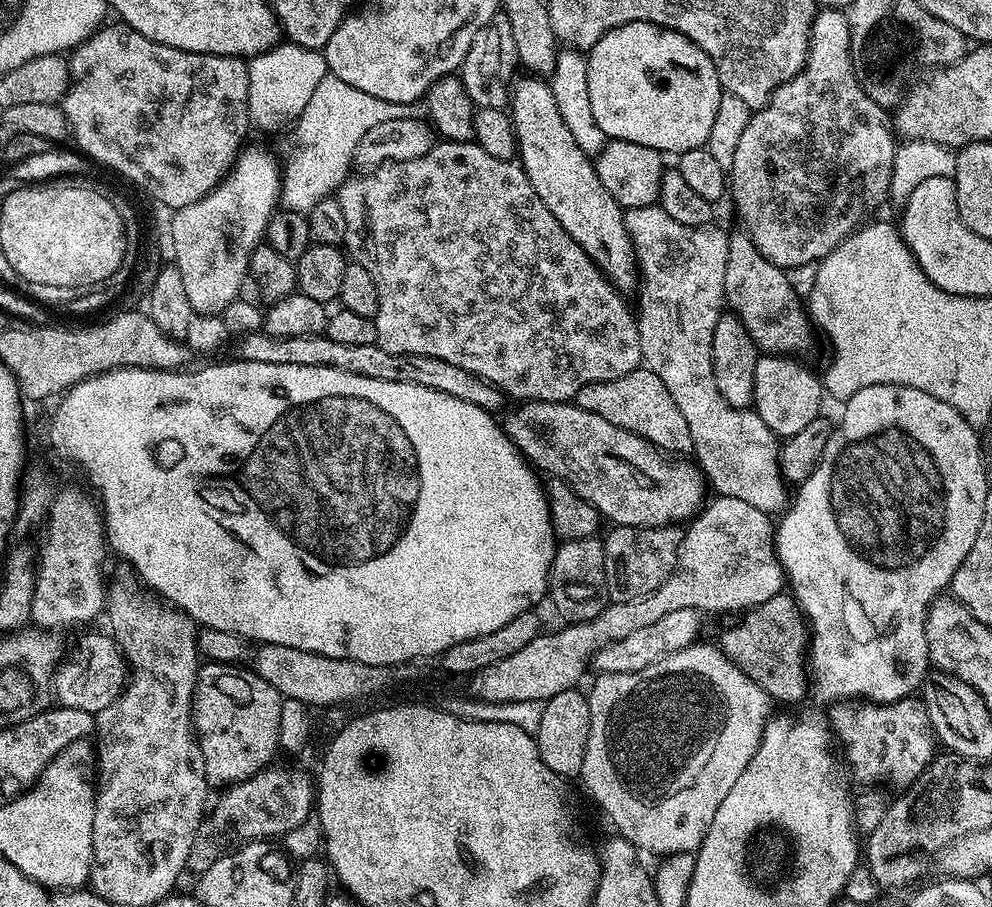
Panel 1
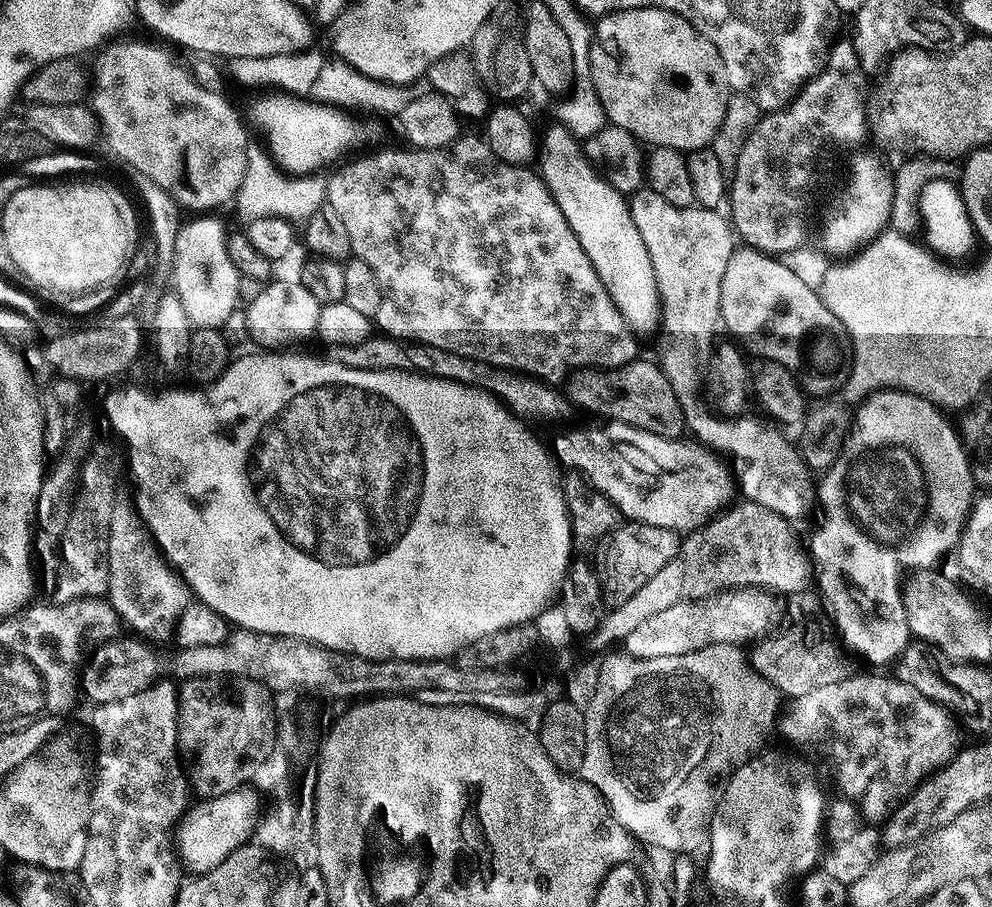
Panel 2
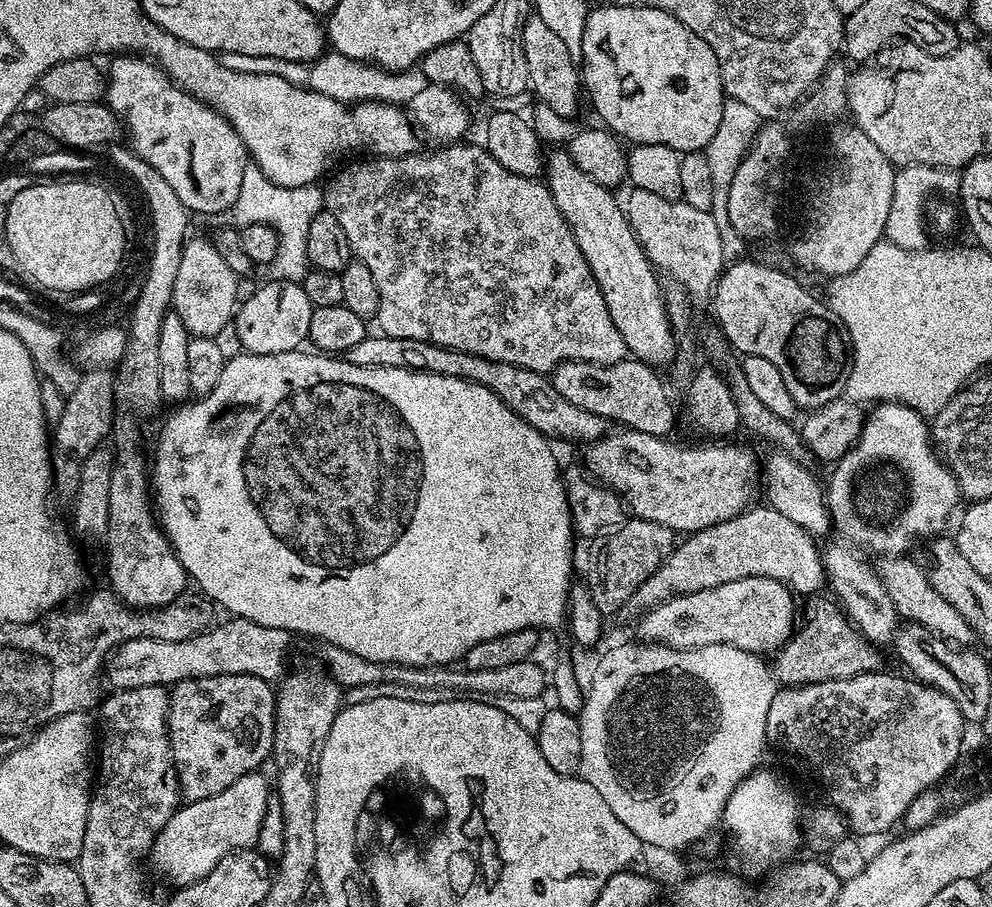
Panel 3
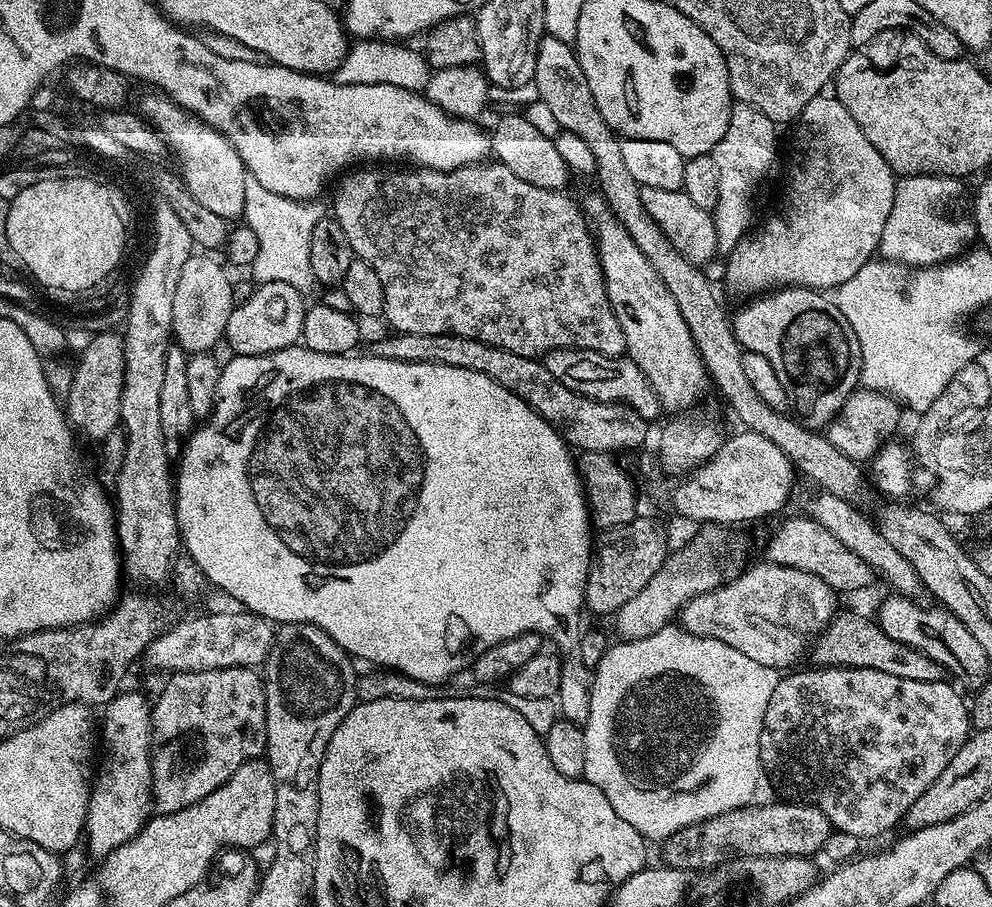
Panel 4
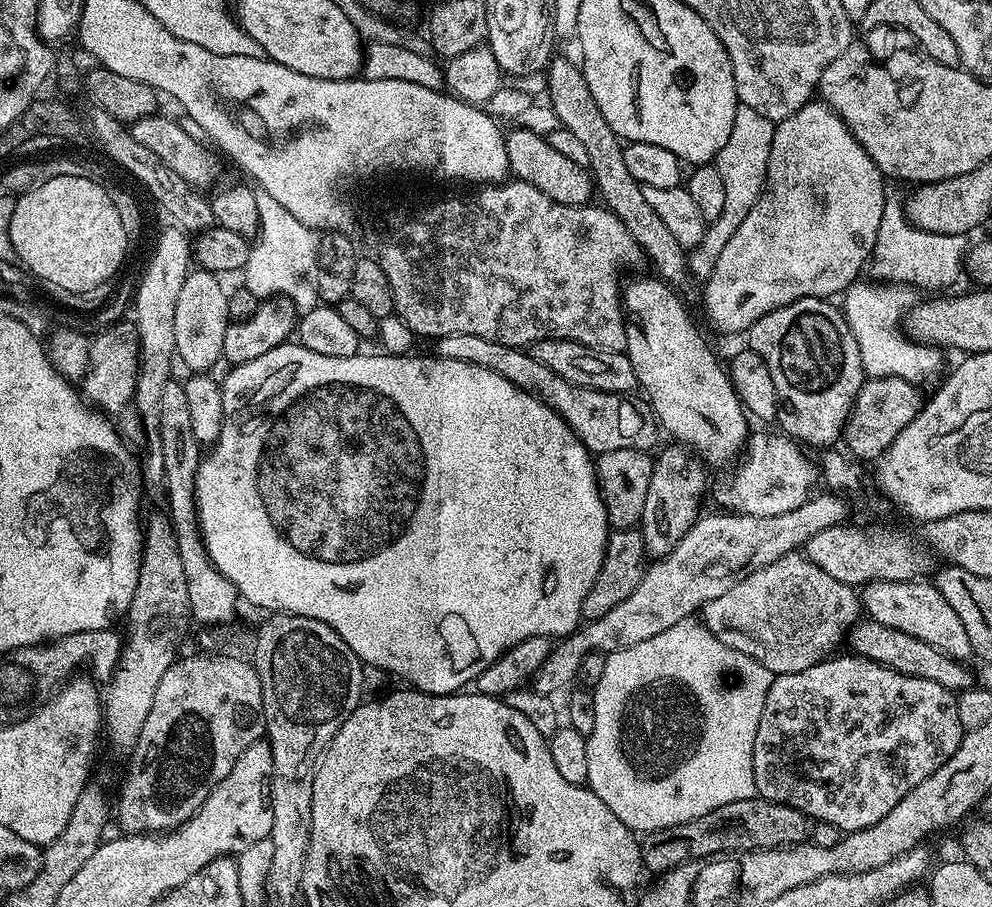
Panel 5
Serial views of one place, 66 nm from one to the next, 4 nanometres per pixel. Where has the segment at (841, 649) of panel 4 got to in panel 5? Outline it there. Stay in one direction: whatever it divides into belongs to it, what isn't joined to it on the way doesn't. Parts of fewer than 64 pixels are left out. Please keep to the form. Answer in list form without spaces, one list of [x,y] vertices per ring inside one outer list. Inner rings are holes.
[[[867,618],[857,619],[846,637],[846,644],[855,655],[870,658],[870,662],[878,662],[890,670],[898,670],[898,674],[906,674],[914,678],[926,678],[926,682],[938,682],[938,686],[947,688],[953,694],[959,694],[965,688],[973,687],[972,672],[963,660],[955,660],[939,652],[934,646],[922,642],[922,638],[914,638],[914,634],[906,634],[902,630],[894,630],[890,626],[882,626],[882,622]]]

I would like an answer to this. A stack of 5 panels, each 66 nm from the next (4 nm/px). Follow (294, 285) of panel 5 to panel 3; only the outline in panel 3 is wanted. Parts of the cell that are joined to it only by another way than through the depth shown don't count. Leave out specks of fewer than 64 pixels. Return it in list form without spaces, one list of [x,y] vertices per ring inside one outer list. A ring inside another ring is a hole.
[[[246,166],[242,185],[232,207],[237,225],[265,224],[276,231],[277,250],[270,265],[271,275],[278,280],[303,281],[310,271],[307,256],[307,231],[310,222],[324,208],[324,192],[316,186],[307,188],[279,188],[260,175],[259,168]]]

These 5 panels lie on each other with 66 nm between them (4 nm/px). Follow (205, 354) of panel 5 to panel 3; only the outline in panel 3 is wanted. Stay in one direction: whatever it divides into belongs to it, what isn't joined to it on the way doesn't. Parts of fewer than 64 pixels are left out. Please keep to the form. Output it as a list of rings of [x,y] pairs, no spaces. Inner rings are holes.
[[[192,240],[185,243],[182,262],[178,262],[178,278],[174,278],[172,305],[174,315],[182,318],[189,337],[219,337],[224,327],[231,325],[236,303],[236,278],[230,266],[222,260],[221,254],[209,240]]]

